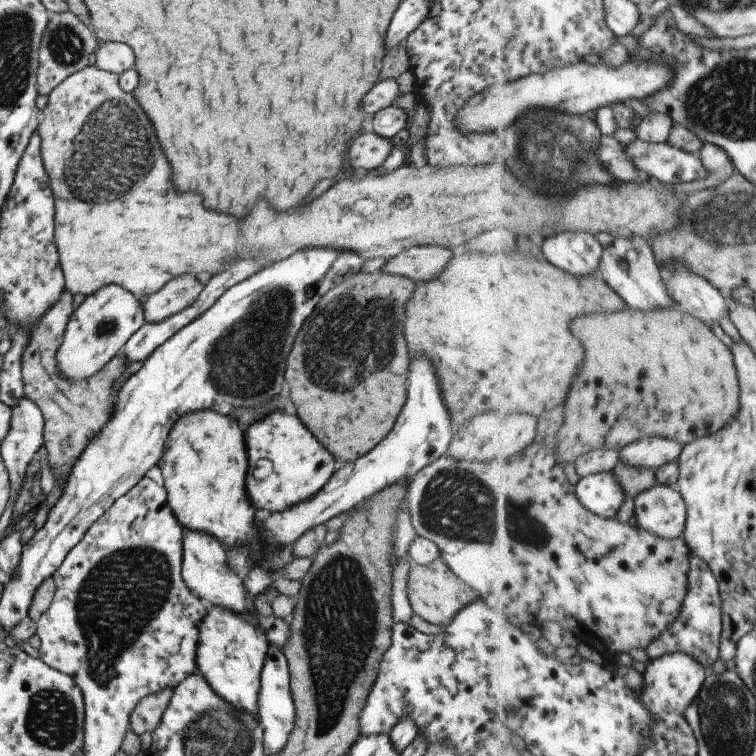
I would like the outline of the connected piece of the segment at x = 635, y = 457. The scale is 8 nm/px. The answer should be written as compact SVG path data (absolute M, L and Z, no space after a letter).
M662 436L648 437L624 447L621 459L630 466L659 469L661 466L678 461L684 447L685 445L676 439Z

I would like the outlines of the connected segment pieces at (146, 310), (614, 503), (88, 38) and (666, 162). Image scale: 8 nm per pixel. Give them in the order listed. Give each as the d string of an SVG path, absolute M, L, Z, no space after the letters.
M190 274L172 278L172 282L168 282L164 288L148 296L146 302L142 304L145 322L162 322L188 308L190 304L194 304L196 298L200 298L202 288L204 286Z
M613 471L582 477L577 488L584 506L606 518L618 517L629 499Z
M70 11L52 14L44 30L38 53L40 66L36 84L38 84L39 94L50 94L65 78L84 70L98 46L99 41L92 29L89 29L75 14Z
M640 138L626 146L636 166L648 176L656 176L662 183L679 186L682 182L704 180L711 174L701 155L680 150L672 143L651 143Z

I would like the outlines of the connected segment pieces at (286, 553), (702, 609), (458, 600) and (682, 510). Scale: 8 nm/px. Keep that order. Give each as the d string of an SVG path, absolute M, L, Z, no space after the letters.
M200 410L198 414L194 412L184 414L184 418L180 417L178 422L174 422L158 465L164 478L163 486L167 492L168 506L184 529L208 532L225 546L242 544L250 550L250 554L254 554L252 558L256 565L270 566L275 573L280 573L281 568L293 558L289 548L282 551L280 548L270 548L264 539L260 538L260 530L256 524L262 514L259 510L254 510L246 492L249 460L246 446L244 446L244 434L232 418L216 414L212 410L206 410L206 412Z
M696 554L691 556L691 589L684 605L680 618L666 630L662 636L652 642L646 652L651 661L659 660L666 654L685 652L692 658L699 659L705 667L710 670L712 665L723 656L723 634L724 634L724 595L721 584L712 566Z
M441 557L436 558L427 567L412 565L407 594L413 612L424 618L426 622L439 627L450 626L460 610L482 598L476 590L457 577Z
M656 484L635 499L640 527L668 540L684 537L689 510L687 499L678 487Z

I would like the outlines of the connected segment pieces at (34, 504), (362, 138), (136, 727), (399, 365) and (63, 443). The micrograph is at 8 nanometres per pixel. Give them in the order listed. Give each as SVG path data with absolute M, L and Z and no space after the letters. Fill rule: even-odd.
M36 458L35 462L27 468L26 478L24 478L22 488L18 492L18 500L14 504L14 514L12 514L14 522L26 518L28 514L34 514L46 502L47 496L40 488L40 472L42 472L42 466Z
M374 131L362 132L360 136L356 136L348 150L348 158L352 162L350 170L359 173L382 166L392 148L392 142L388 138L382 138Z
M166 688L140 700L130 717L129 728L132 732L138 736L142 736L144 732L152 732L160 724L172 694L174 688Z
M380 271L348 276L323 294L293 342L286 382L298 418L335 459L342 458L339 464L370 452L392 430L406 402L410 358L402 328L406 302L416 288L417 283L409 278ZM370 312L374 312L374 322L370 322Z
M64 291L64 294L60 296L60 302L56 302L56 306L52 306L52 310L48 310L44 318L40 318L40 322L36 324L36 330L32 330L32 338L22 357L24 394L32 402L36 402L36 406L40 408L44 416L43 446L48 450L48 454L42 456L42 461L50 466L55 482L63 485L68 480L70 470L84 448L108 424L115 406L113 401L115 393L112 386L129 366L126 358L120 353L88 380L72 382L72 380L66 380L64 376L59 376L56 354L68 321L74 312L72 298L73 295Z

